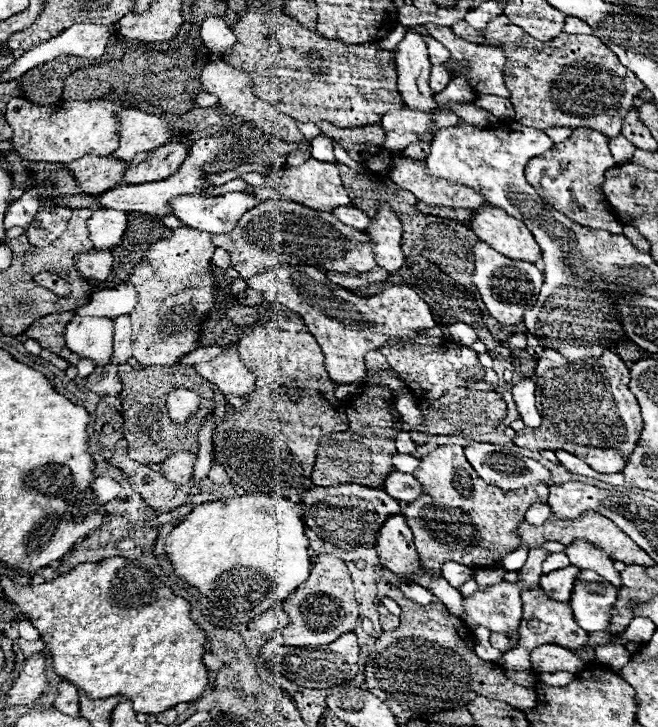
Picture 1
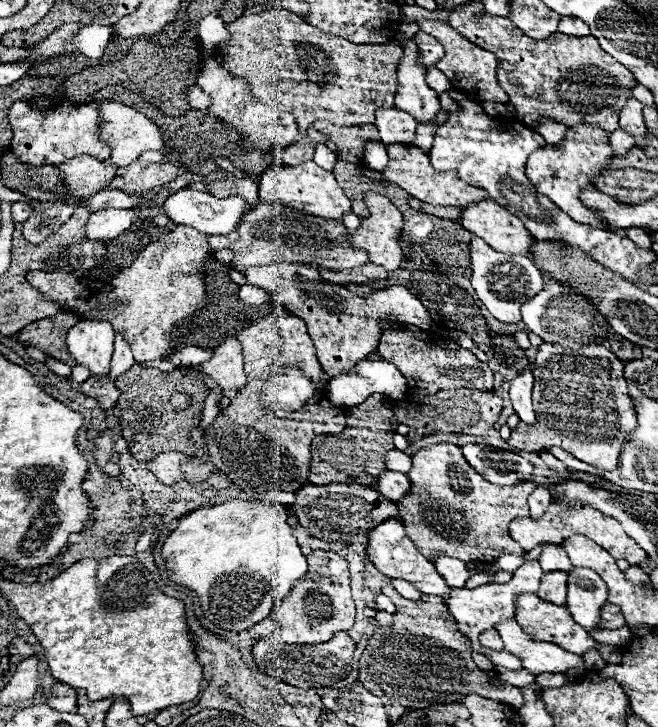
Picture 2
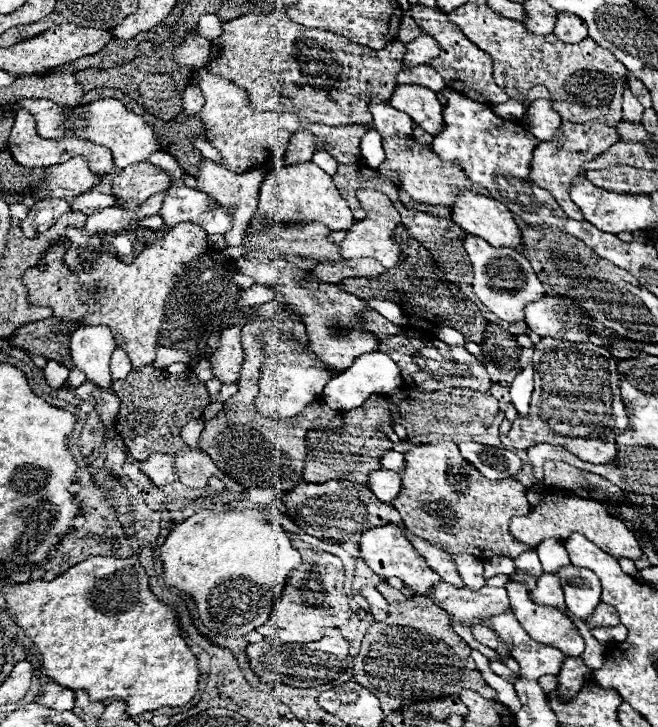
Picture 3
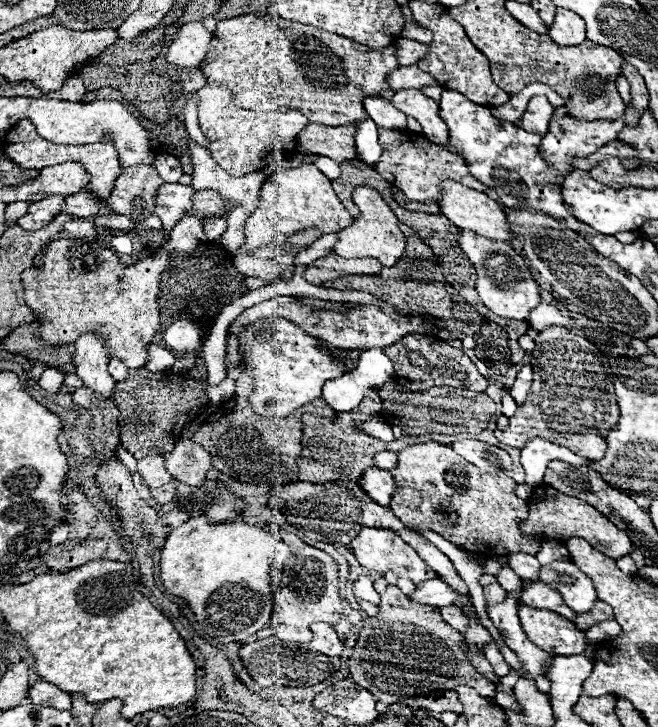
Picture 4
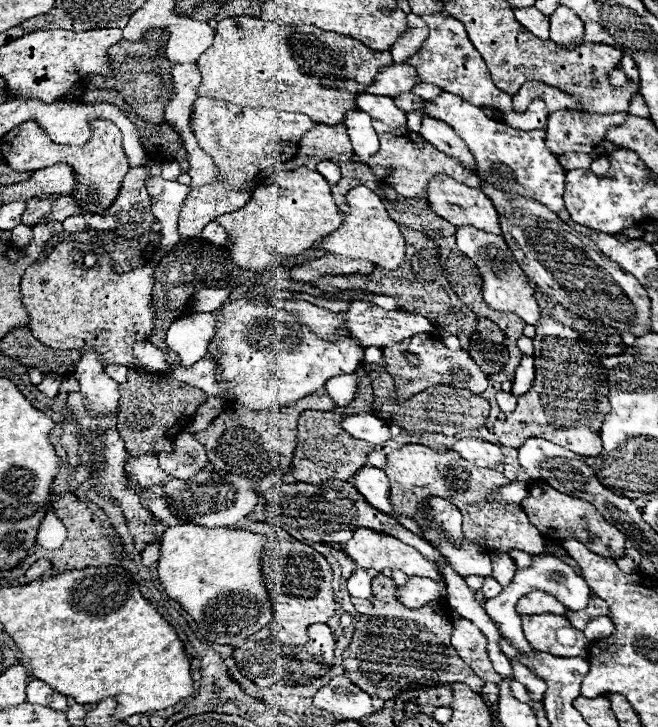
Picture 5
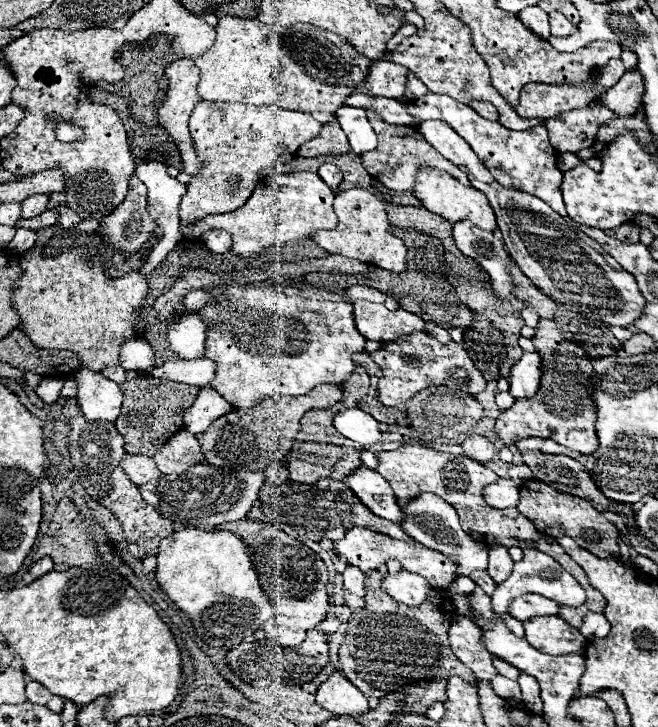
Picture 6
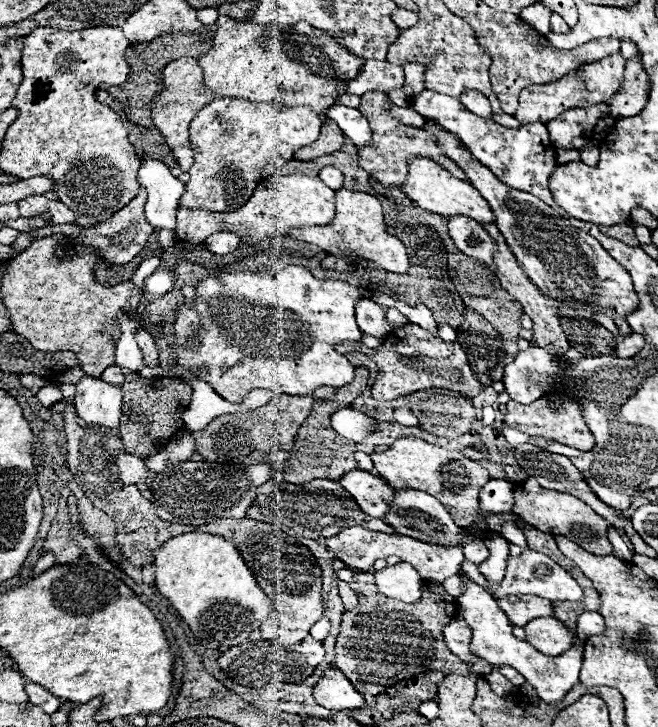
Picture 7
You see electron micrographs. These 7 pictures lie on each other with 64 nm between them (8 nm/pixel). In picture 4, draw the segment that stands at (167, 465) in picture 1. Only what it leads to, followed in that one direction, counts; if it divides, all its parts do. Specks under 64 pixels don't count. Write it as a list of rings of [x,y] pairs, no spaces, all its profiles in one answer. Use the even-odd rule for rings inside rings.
[[[146,456],[138,460],[138,474],[142,478],[142,484],[150,486],[150,488],[158,488],[170,480],[174,480],[166,468],[164,468],[164,460],[160,456]]]

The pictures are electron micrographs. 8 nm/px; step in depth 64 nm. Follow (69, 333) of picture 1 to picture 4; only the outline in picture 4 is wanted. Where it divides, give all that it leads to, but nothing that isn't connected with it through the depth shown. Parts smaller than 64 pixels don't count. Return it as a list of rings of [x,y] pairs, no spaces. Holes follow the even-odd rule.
[[[84,334],[76,340],[74,366],[76,374],[82,378],[84,386],[96,392],[100,398],[114,398],[116,380],[108,374],[108,350],[104,348],[102,338],[96,334]]]

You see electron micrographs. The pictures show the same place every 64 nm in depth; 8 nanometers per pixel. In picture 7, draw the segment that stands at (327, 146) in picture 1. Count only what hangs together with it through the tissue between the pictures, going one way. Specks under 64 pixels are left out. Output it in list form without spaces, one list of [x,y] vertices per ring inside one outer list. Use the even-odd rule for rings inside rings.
[[[326,166],[318,172],[320,180],[324,180],[324,184],[328,184],[328,188],[332,190],[342,190],[342,172],[332,168],[332,166]]]

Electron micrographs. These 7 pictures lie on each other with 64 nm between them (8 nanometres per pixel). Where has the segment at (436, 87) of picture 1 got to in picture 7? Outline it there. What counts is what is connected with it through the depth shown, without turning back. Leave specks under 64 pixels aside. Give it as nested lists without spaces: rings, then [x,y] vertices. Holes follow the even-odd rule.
[[[366,60],[356,78],[348,82],[348,92],[362,96],[368,90],[388,92],[392,88],[402,88],[404,70],[402,66],[390,64],[386,60]]]

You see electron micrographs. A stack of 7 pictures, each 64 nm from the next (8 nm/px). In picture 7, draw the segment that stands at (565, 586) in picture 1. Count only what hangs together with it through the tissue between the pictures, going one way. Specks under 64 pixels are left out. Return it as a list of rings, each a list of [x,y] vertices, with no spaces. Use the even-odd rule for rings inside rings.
[[[512,594],[498,600],[500,608],[506,612],[512,626],[524,626],[532,618],[552,616],[552,606],[548,600],[530,594]]]

